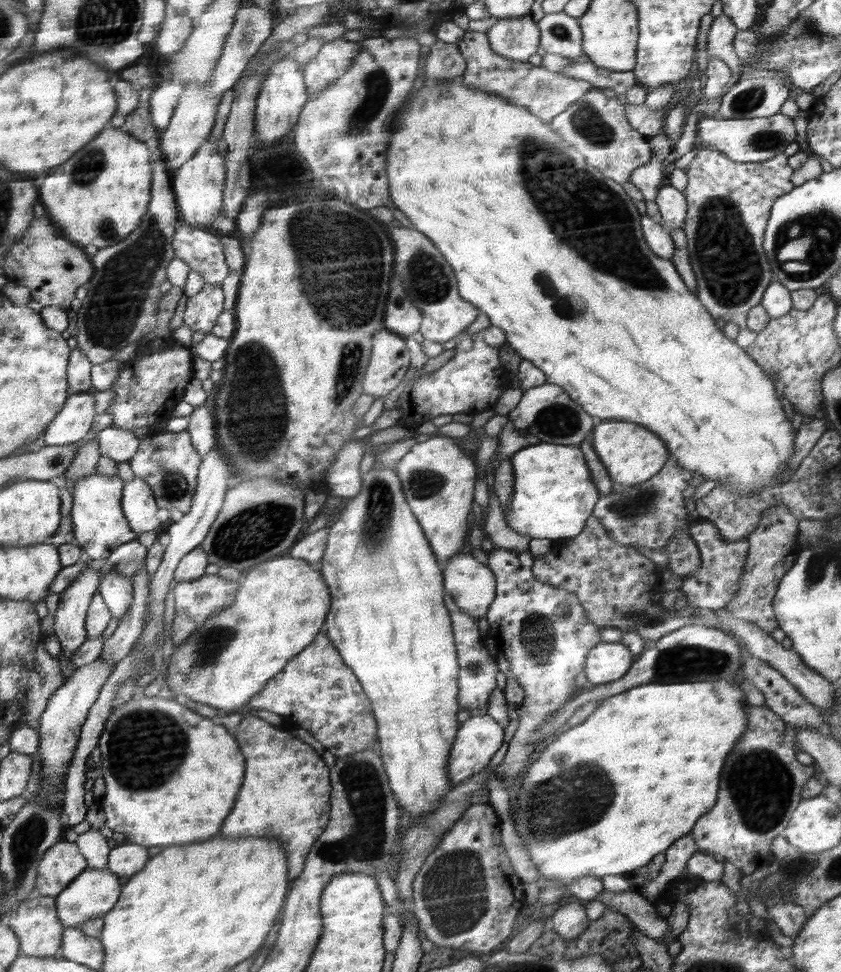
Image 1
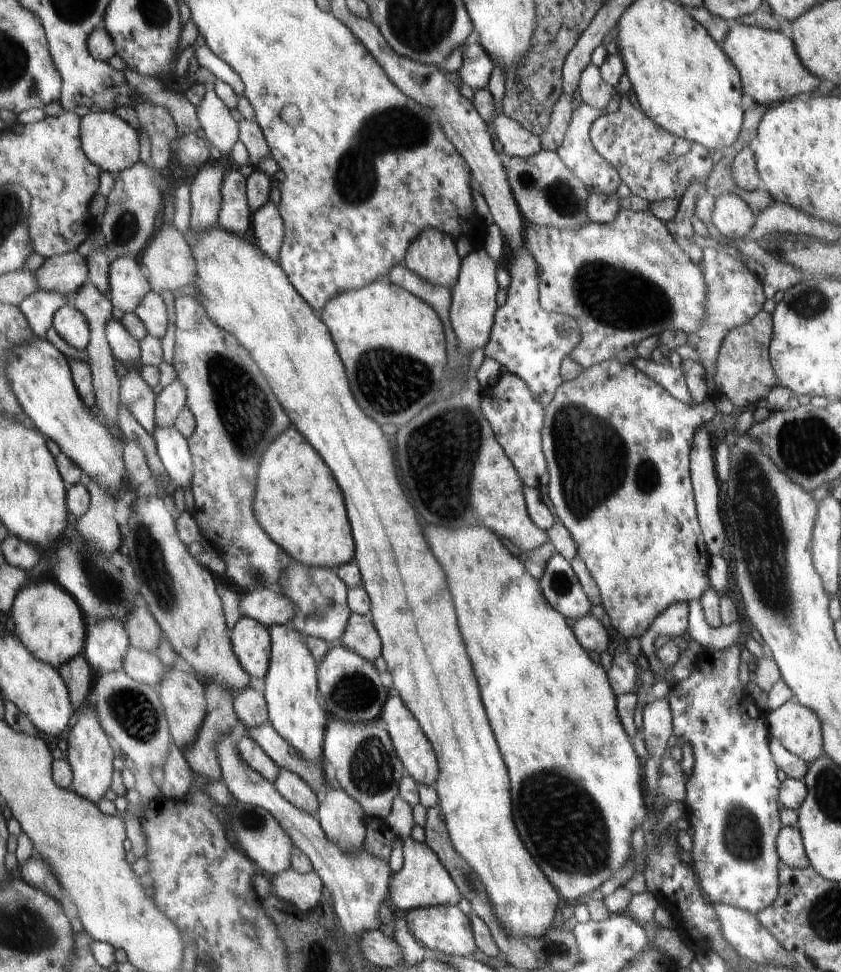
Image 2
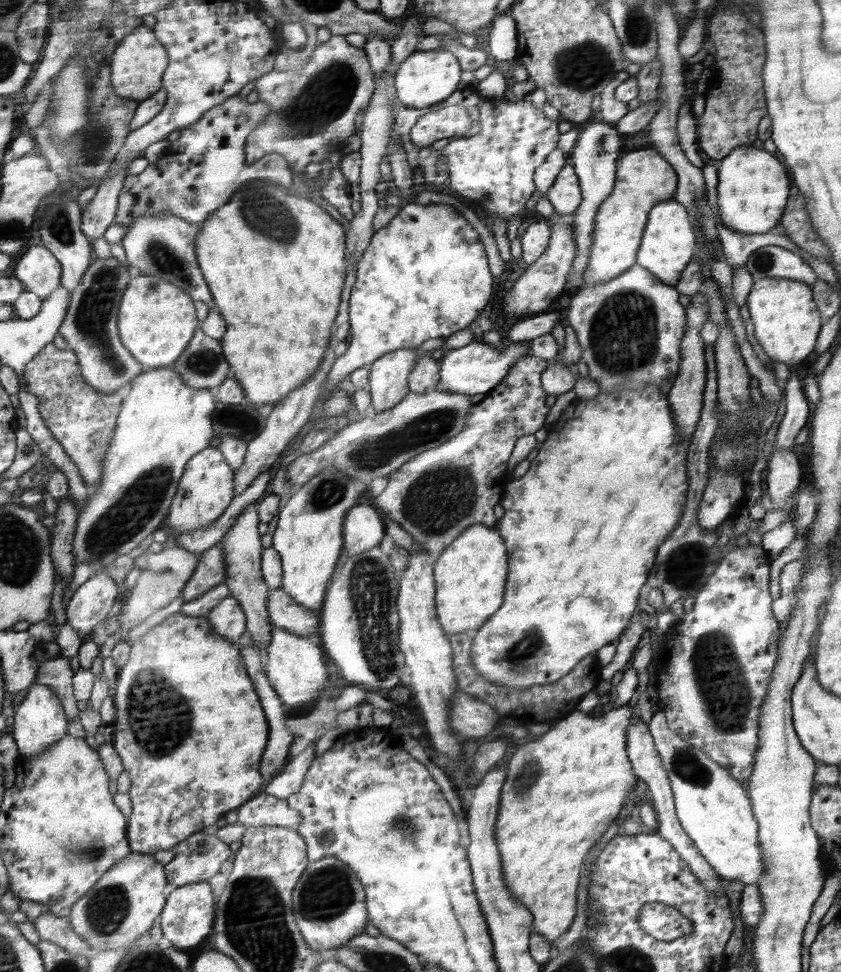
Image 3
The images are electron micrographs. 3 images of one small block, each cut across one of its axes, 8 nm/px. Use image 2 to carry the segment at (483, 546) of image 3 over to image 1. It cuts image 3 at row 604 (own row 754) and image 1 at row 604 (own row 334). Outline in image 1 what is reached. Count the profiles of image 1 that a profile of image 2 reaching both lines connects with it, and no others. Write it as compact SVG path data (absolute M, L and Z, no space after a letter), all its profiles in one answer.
M284 555L283 558L274 558L247 570L244 582L239 584L242 592L238 593L235 605L212 617L188 642L175 647L171 661L167 664L169 673L166 674L166 680L162 681L164 693L174 692L194 702L238 710L262 692L267 680L281 673L290 658L313 642L330 610L328 585L321 572L313 570L310 565L304 559Z

